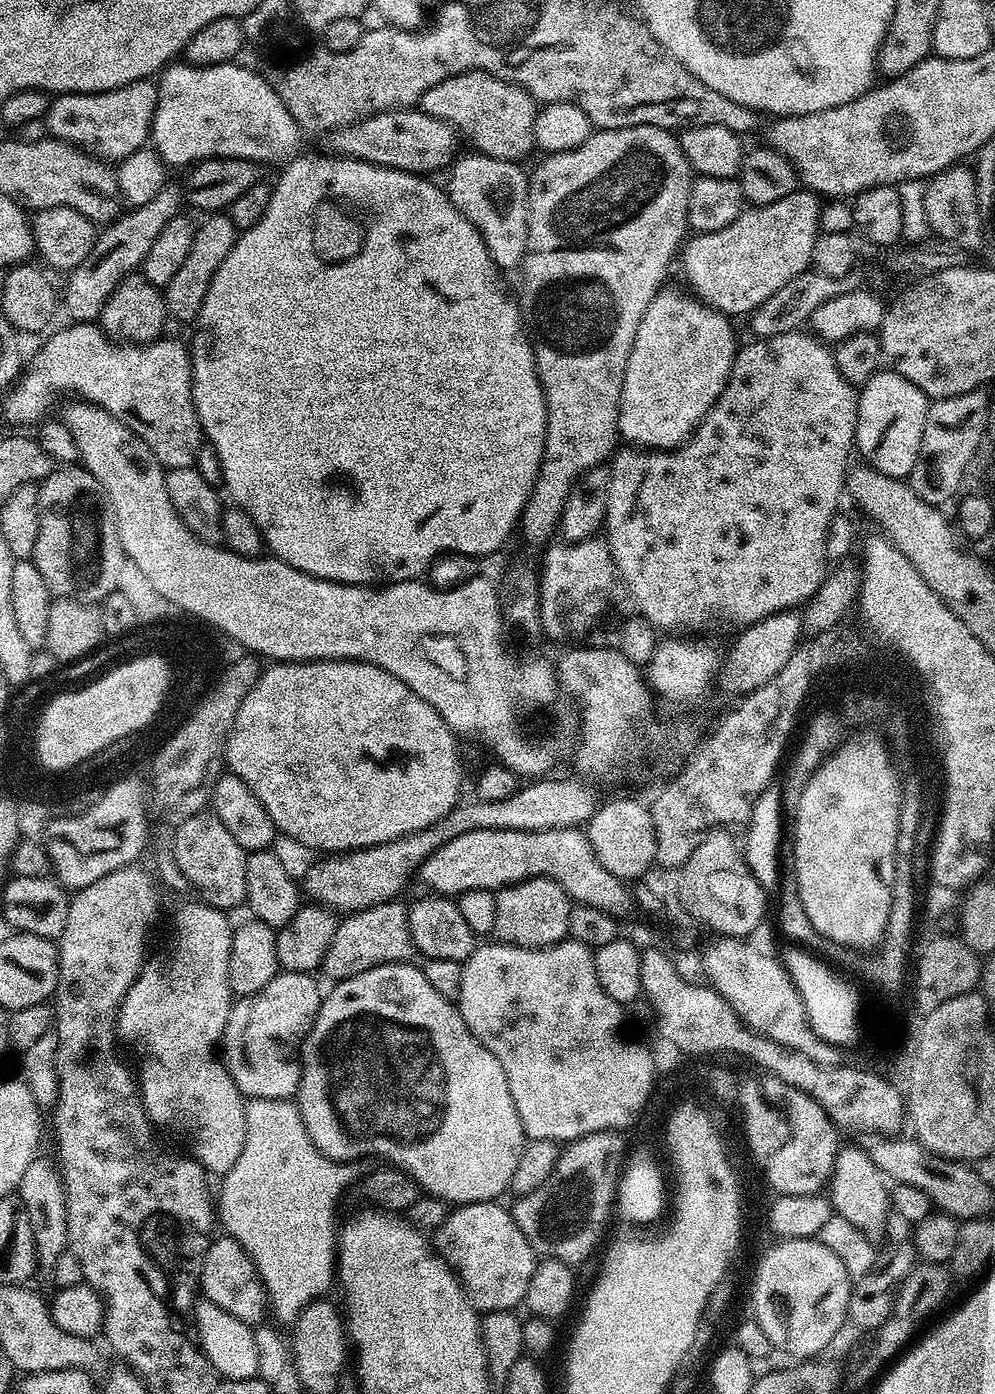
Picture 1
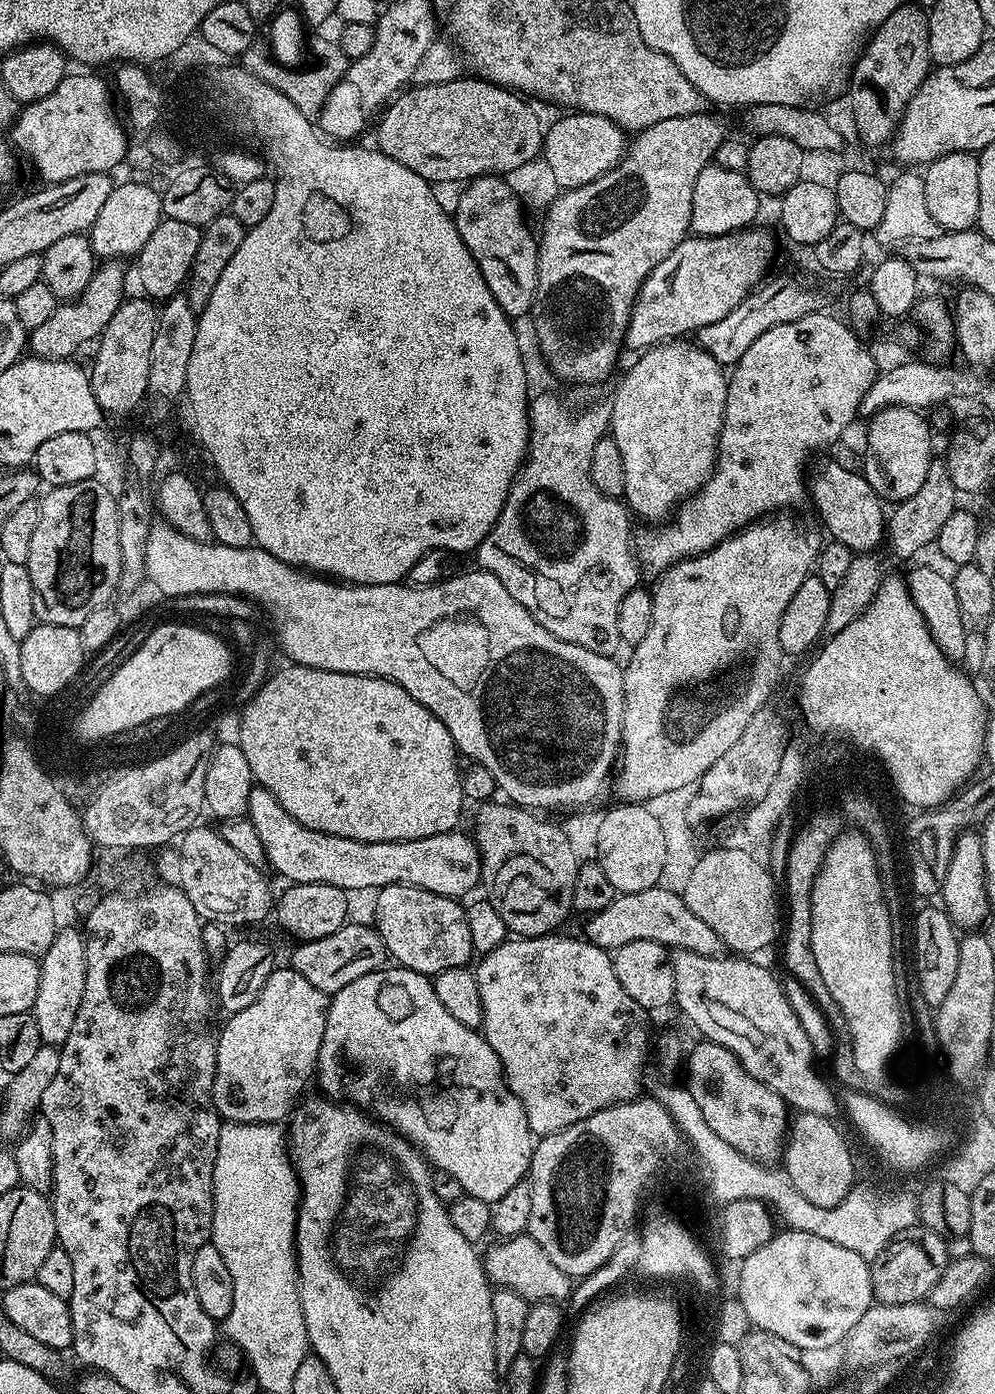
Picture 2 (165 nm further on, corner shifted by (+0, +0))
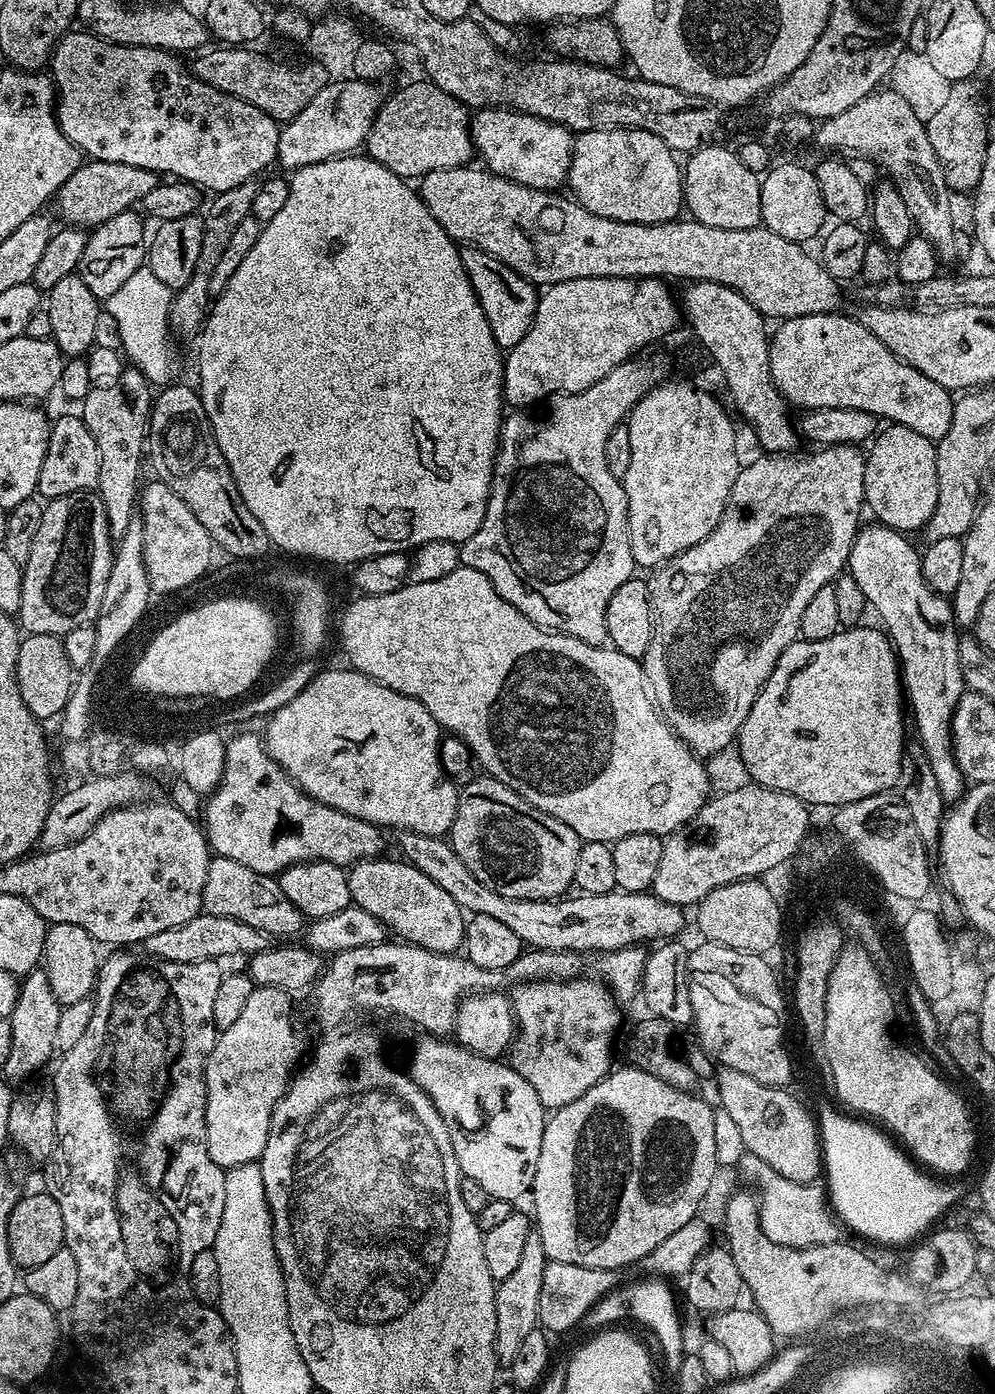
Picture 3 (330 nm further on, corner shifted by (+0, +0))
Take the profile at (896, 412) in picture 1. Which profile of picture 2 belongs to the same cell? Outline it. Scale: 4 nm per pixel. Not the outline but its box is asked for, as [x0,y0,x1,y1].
[862,406,934,502]

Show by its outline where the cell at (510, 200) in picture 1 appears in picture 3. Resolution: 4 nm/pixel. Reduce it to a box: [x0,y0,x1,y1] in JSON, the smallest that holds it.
[460,247,538,350]

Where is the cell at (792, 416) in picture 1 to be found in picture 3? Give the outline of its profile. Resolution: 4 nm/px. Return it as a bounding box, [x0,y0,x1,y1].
[768,311,954,441]

